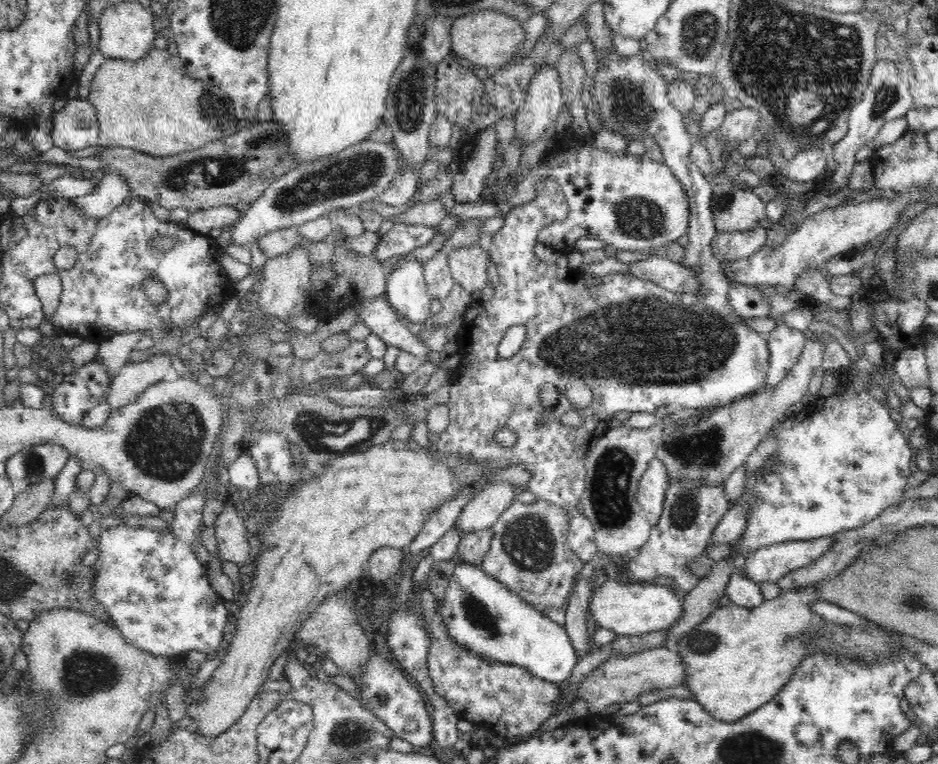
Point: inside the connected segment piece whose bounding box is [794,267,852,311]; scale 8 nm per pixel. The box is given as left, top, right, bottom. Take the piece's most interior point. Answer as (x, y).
(814, 281)

